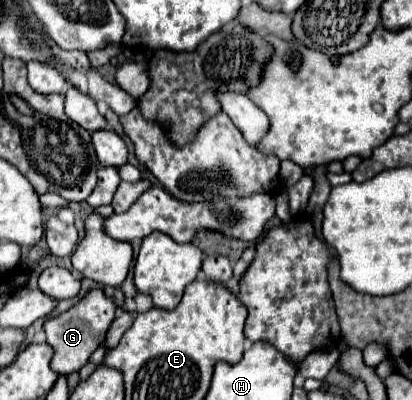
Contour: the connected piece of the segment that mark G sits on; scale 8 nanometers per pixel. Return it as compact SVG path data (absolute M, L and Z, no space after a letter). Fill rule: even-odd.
M90 289L76 305L72 305L66 313L58 317L50 317L44 321L46 331L46 343L54 349L54 357L50 361L50 367L58 375L70 375L74 371L80 371L82 365L88 363L90 355L98 349L98 345L104 341L110 323L114 321L116 305L110 297L104 295L102 289Z

